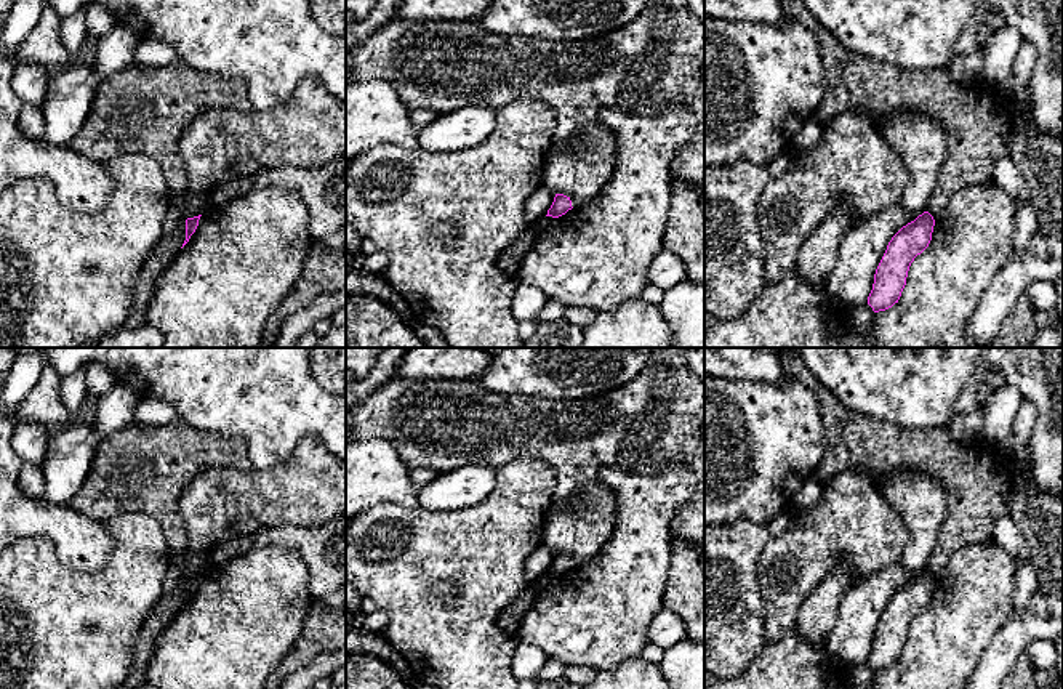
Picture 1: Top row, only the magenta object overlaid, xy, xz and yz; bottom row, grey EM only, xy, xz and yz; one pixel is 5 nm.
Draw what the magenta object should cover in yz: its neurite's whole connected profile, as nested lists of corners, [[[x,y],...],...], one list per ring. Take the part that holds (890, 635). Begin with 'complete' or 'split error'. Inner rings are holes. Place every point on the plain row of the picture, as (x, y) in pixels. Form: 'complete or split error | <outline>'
complete | [[[924,570],[892,596],[876,628],[872,649],[868,655],[868,663],[874,671],[885,670],[898,662],[909,625],[929,606],[933,585],[933,575]]]

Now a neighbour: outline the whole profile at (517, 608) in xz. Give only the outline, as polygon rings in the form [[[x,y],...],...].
[[[538,580],[528,583],[528,586],[522,591],[522,594],[503,610],[499,617],[499,625],[506,631],[512,633],[512,630],[507,625],[504,625],[503,620],[523,615],[530,609],[530,606],[536,601],[540,591],[541,583]]]

